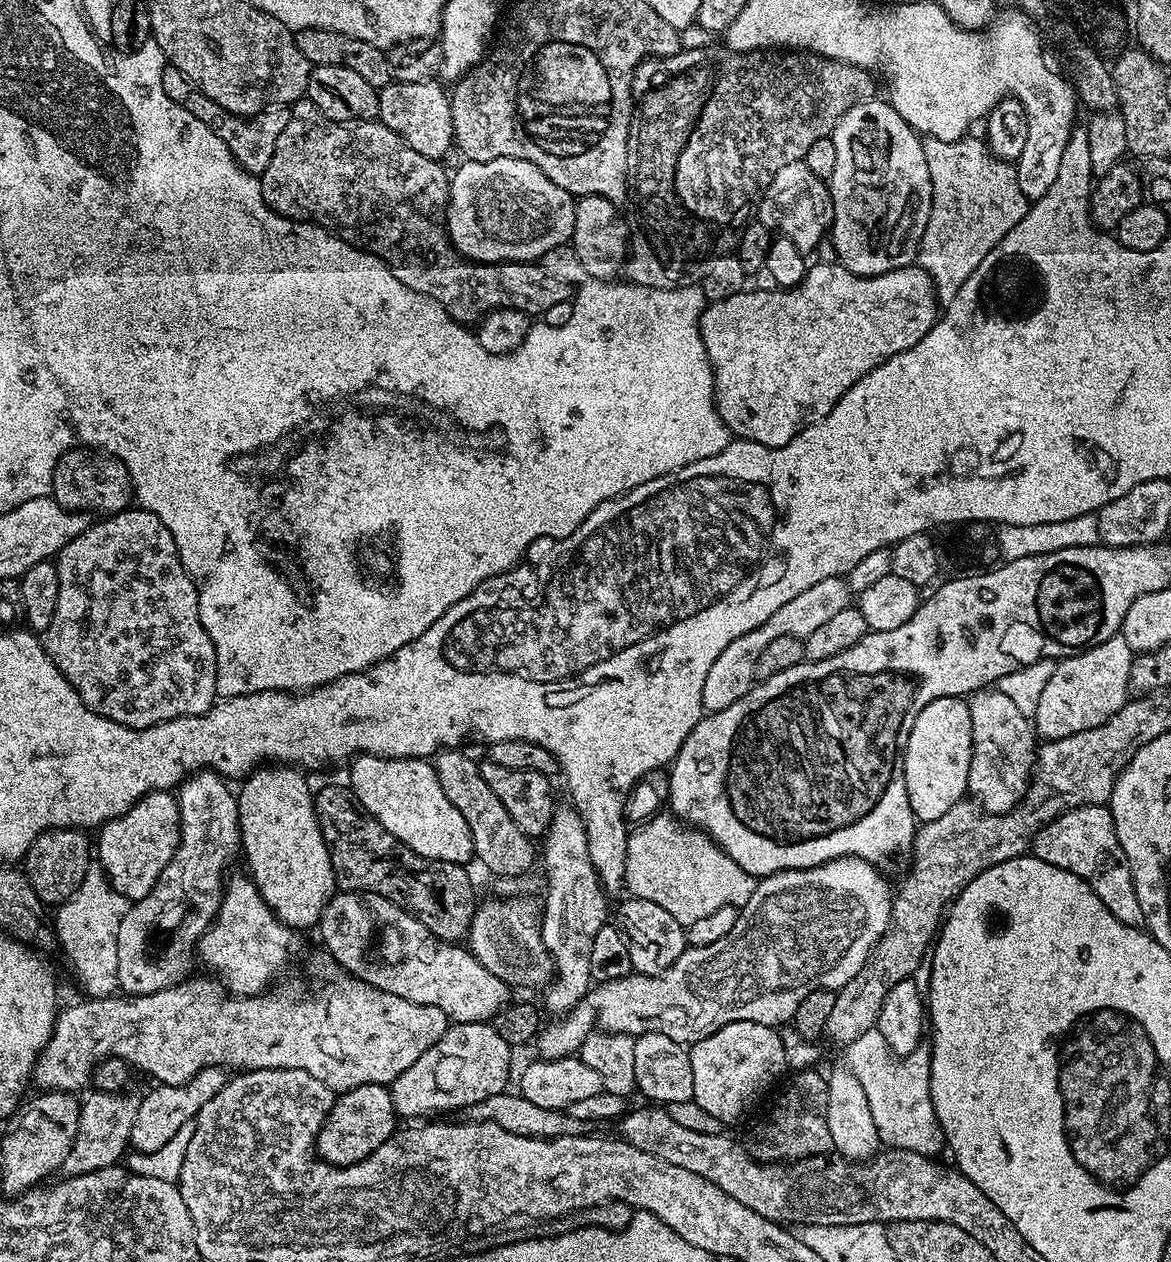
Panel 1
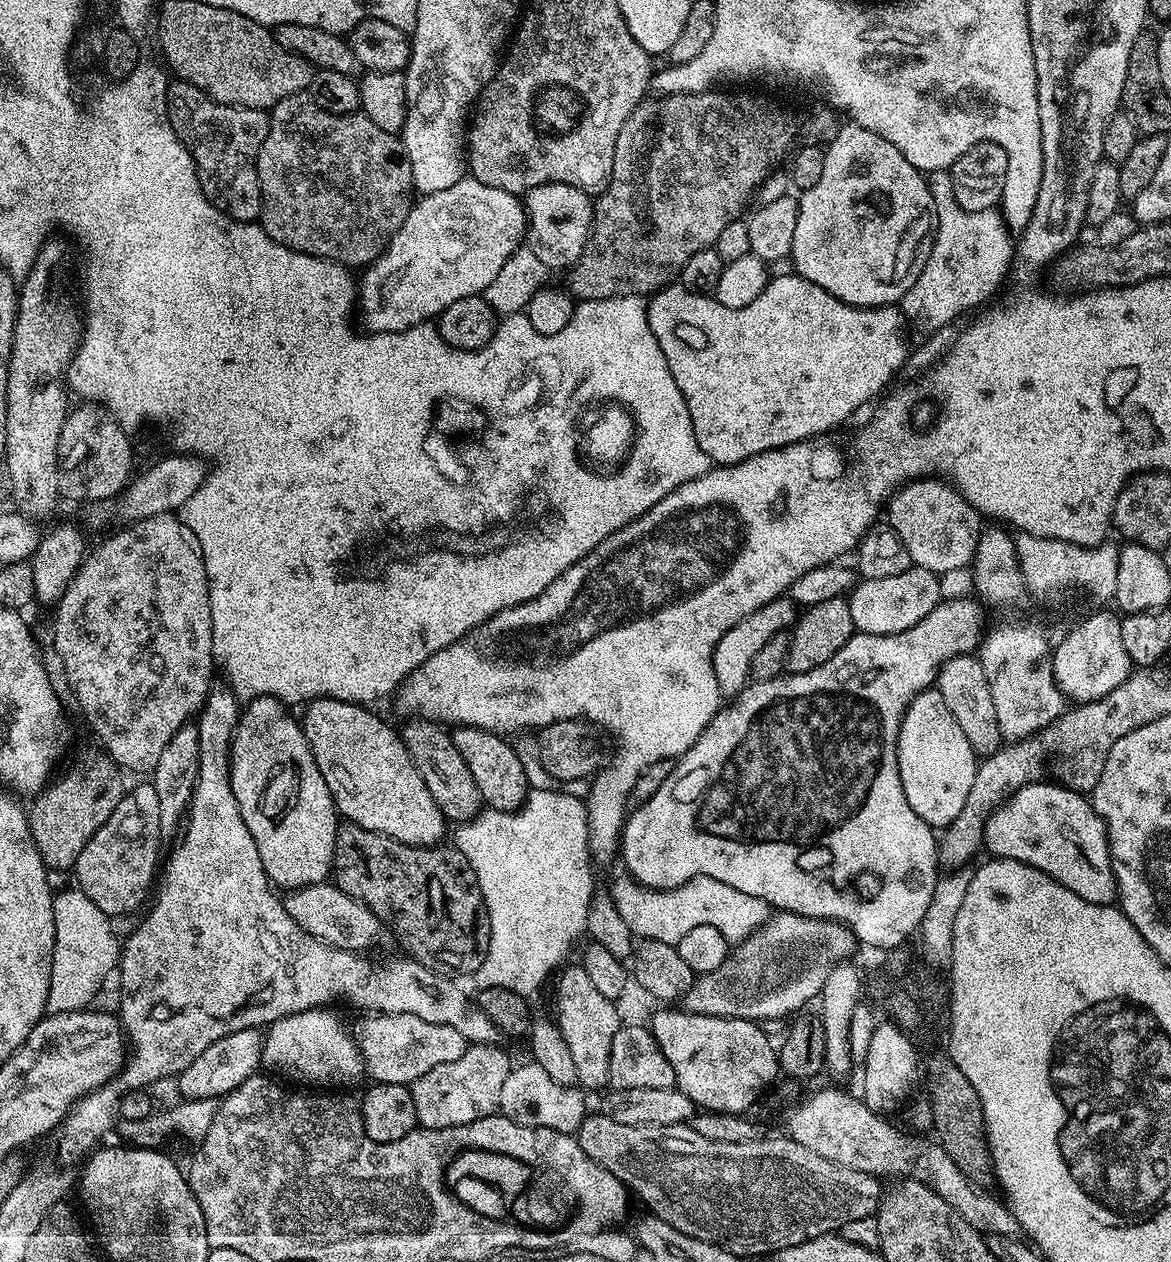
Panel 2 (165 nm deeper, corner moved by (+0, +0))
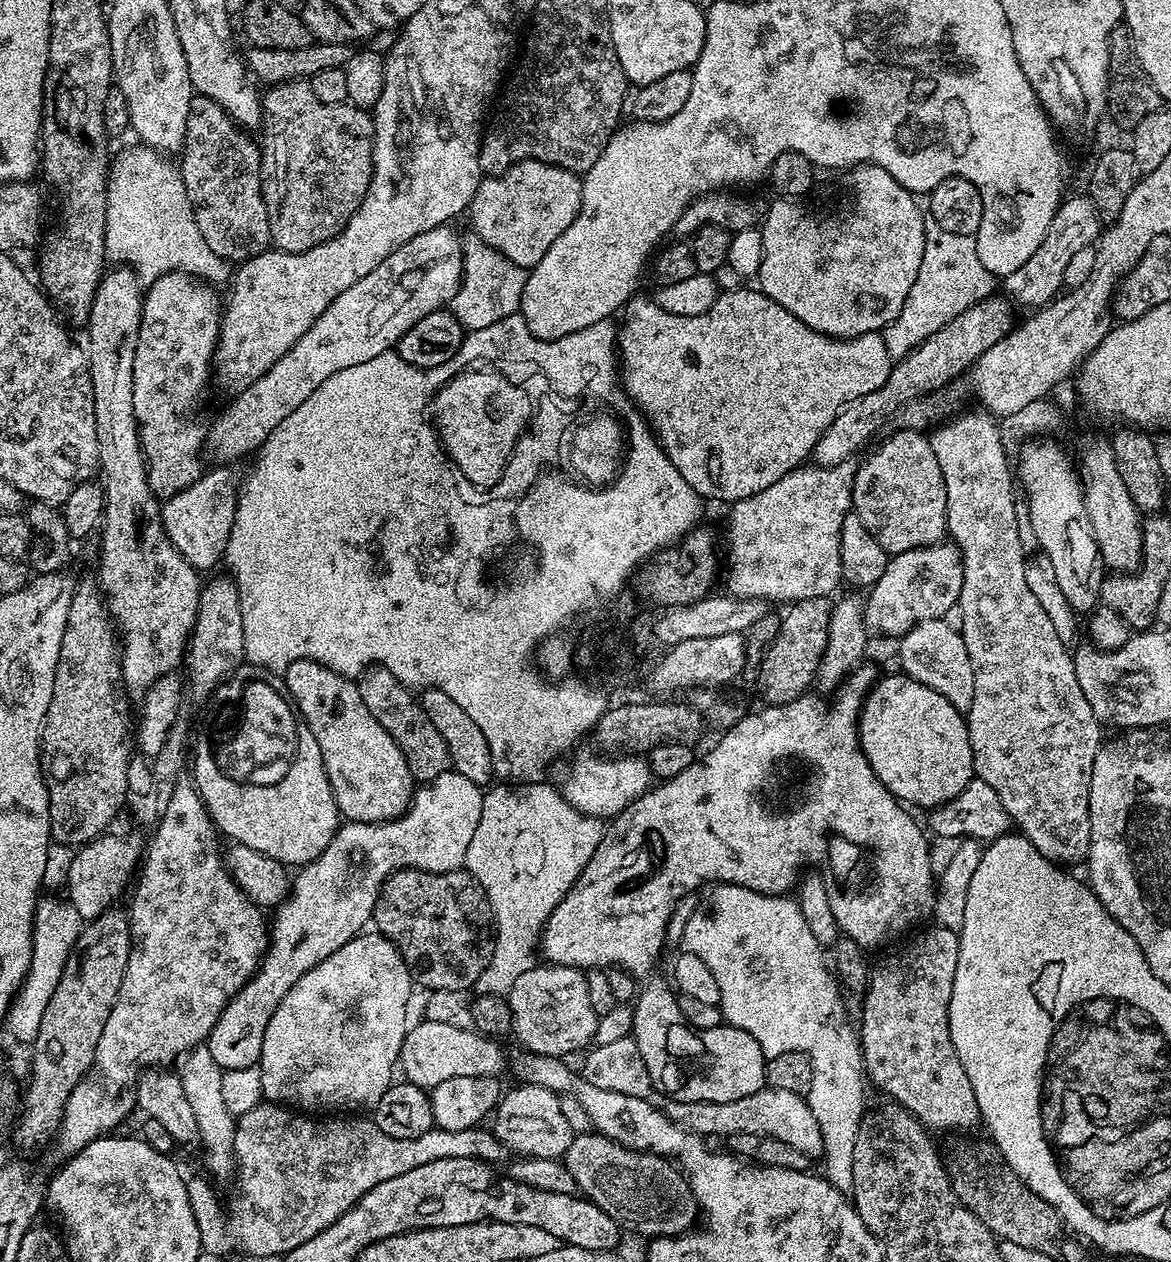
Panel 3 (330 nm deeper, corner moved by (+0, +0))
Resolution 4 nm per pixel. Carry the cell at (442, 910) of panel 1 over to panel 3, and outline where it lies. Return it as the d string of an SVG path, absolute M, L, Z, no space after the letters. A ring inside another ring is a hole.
M401 868L398 872L393 872L388 877L388 881L382 886L380 896L376 900L376 908L372 912L372 920L380 935L384 936L390 942L394 942L394 946L402 954L402 958L406 962L406 966L412 971L412 979L417 985L420 984L425 990L436 991L462 991L468 992L475 986L478 978L482 977L483 971L486 970L491 962L491 956L495 950L496 938L496 922L492 913L490 902L484 893L483 886L475 876L467 870L457 870L454 872L423 872L421 868Z

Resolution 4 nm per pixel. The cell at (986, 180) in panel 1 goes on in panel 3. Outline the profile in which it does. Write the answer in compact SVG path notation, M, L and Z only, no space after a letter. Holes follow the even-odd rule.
M931 218L925 219L924 233L926 246L922 266L918 266L918 278L914 278L914 286L910 286L910 294L906 294L902 310L898 310L898 318L882 329L886 350L893 358L910 354L923 340L930 338L930 334L942 330L946 322L993 295L998 288L997 277L992 276L990 270L982 266L982 258L978 258L973 237L950 234L950 230L942 230Z

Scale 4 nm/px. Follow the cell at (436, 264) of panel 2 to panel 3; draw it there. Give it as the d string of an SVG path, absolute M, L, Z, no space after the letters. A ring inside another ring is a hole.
M452 226L426 230L418 234L418 238L410 238L410 242L398 246L390 258L378 262L366 278L358 278L350 290L342 290L342 294L326 306L314 326L310 326L258 382L235 393L220 417L207 425L206 452L216 462L236 462L234 460L242 456L255 453L282 418L290 418L330 374L350 366L362 366L362 362L370 362L370 358L393 351L414 322L422 322L426 314L441 311L454 298L463 278L461 239L461 233L456 233Z

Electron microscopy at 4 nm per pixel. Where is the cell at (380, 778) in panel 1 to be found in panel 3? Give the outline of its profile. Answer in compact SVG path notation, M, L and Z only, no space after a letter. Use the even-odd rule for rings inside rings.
M313 660L290 662L282 679L301 720L308 725L310 734L314 734L314 742L318 742L322 750L322 762L326 766L328 781L341 817L348 822L357 820L367 824L381 824L383 820L397 820L404 815L404 811L412 803L414 791L410 766L406 766L406 758L398 742L394 742L394 738L390 738L390 734L382 730L382 722L378 722L374 714L370 714L369 707L362 700L357 681Z

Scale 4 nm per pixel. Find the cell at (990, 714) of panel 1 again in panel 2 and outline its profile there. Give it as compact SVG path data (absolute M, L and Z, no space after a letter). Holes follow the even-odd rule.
M961 654L950 658L940 667L940 675L936 677L935 687L946 698L946 706L950 706L950 714L958 726L962 726L962 734L970 741L977 757L992 756L1002 747L1002 737L998 726L998 714L994 712L994 698L990 698L990 686L986 682L986 674L982 670L979 659L972 654Z

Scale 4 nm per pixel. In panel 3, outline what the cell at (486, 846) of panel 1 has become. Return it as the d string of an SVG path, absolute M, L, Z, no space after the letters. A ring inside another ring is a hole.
M373 665L358 680L362 700L370 709L370 714L382 722L382 730L398 742L402 754L406 758L406 766L410 766L413 781L427 782L438 778L438 774L449 771L450 761L448 747L442 742L442 734L430 722L428 715L422 710L417 697L411 689L398 682L394 674L390 674L383 665Z

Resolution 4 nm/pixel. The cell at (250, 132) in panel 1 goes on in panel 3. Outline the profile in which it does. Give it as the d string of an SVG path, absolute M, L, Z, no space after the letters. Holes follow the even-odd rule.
M193 95L190 102L190 114L186 118L186 134L182 155L178 160L180 176L184 179L188 201L192 203L192 213L196 216L196 225L210 250L223 257L226 262L245 262L251 256L269 251L270 222L266 202L260 193L260 154L261 145L251 140L249 133L241 128L228 111L218 102L206 96Z

